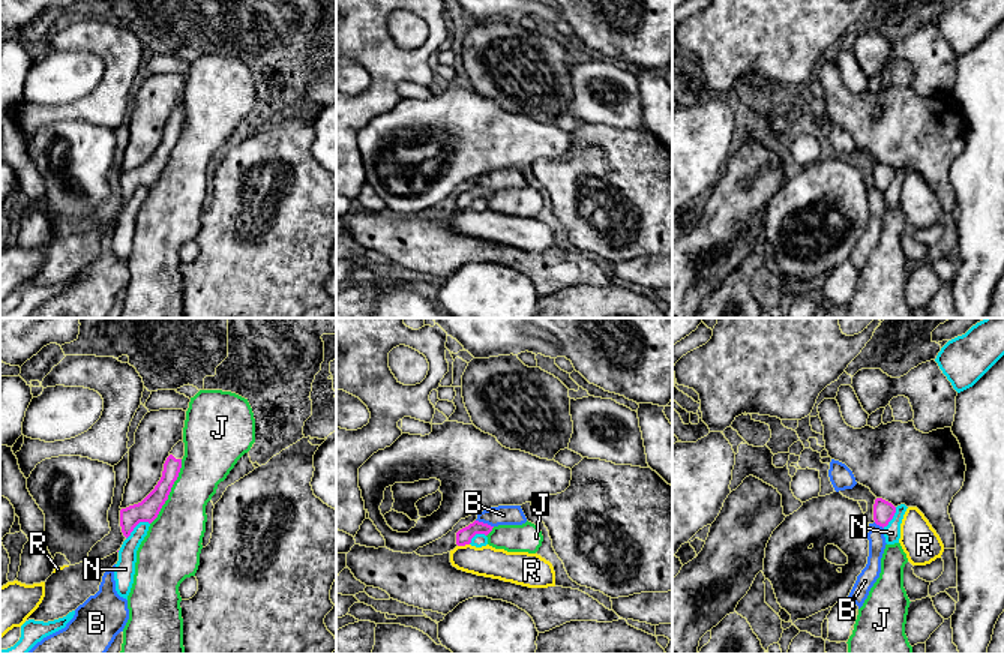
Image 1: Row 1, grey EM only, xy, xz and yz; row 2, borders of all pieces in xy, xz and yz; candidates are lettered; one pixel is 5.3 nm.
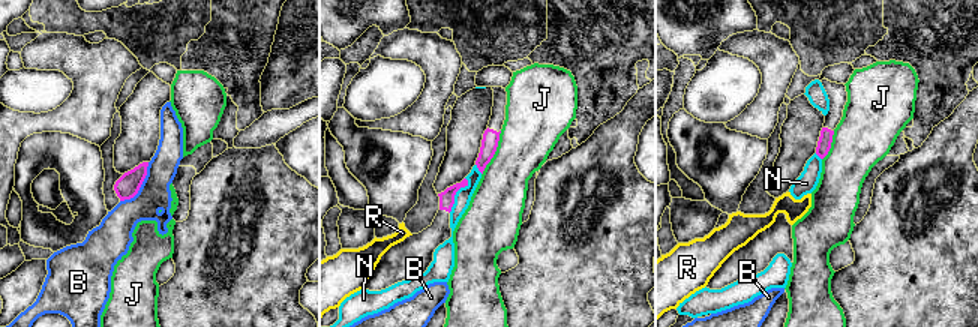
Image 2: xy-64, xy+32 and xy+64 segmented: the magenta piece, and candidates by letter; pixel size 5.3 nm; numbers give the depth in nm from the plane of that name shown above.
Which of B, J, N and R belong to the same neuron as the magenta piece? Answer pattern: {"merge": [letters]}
{"merge": []}

